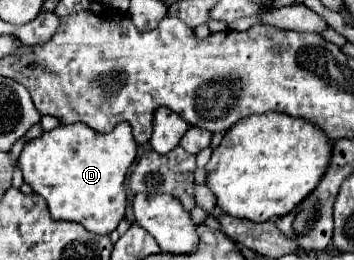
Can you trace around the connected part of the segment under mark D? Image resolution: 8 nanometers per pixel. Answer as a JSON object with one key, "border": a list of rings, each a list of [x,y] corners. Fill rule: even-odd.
{"border":[[[84,123],[60,125],[38,139],[26,143],[18,157],[18,167],[34,193],[42,195],[56,221],[82,223],[98,235],[112,233],[124,217],[124,179],[138,153],[128,123],[120,123],[110,133],[96,133]]]}

